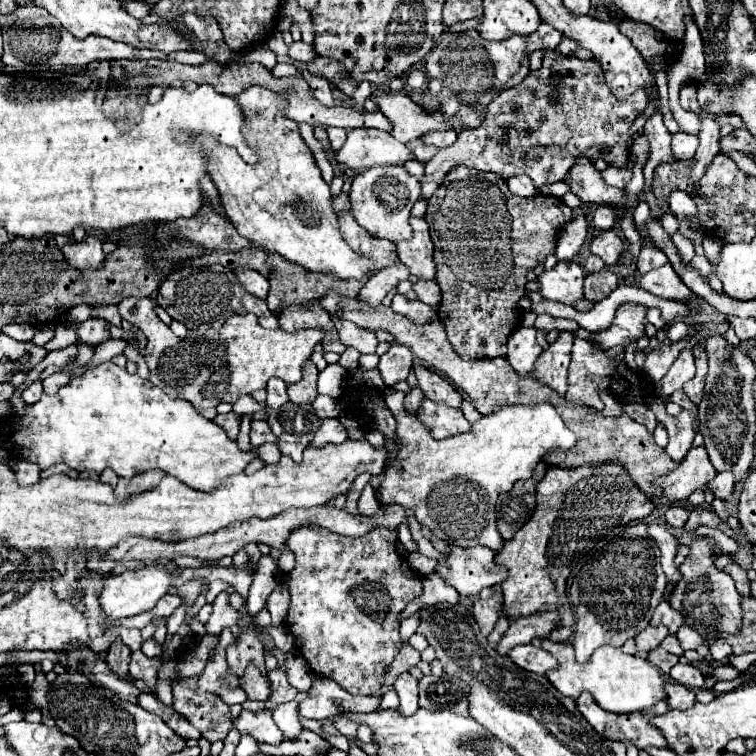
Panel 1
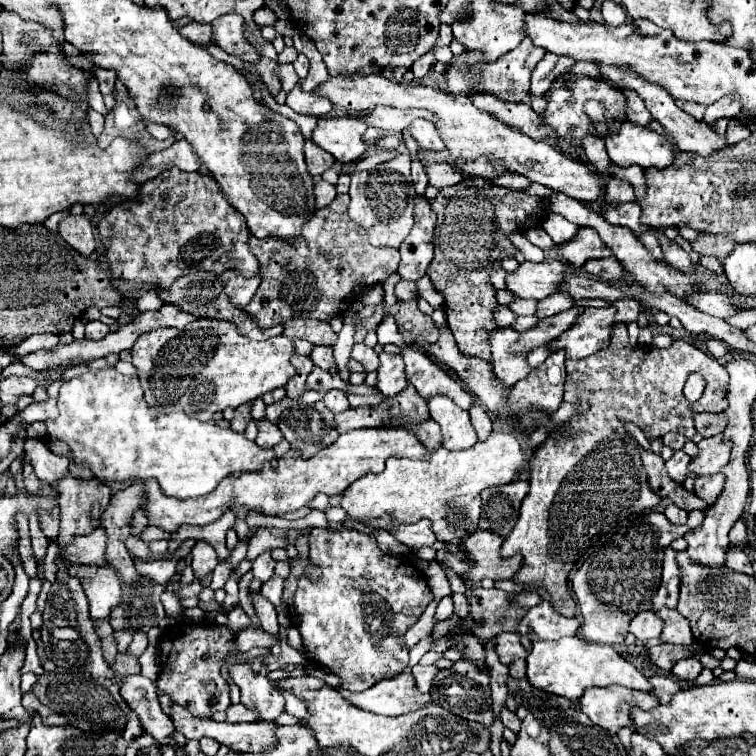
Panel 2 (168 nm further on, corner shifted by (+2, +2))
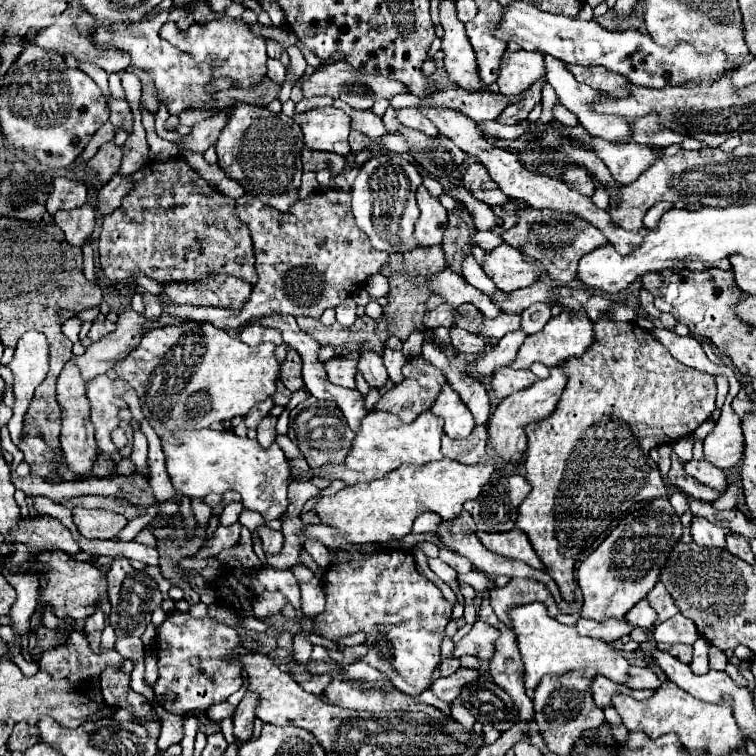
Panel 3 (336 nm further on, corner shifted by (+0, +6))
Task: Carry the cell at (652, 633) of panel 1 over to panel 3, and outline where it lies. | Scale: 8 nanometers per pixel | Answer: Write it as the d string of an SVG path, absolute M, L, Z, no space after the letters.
M643 599L639 601L627 615L625 619L633 625L633 627L641 627L645 631L651 631L655 627L655 619L657 619L657 613L653 611L653 607Z

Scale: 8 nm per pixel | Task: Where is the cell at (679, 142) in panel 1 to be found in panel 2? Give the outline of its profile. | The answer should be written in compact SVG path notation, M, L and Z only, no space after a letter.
M593 99L587 101L587 103L585 103L585 113L587 113L587 117L591 119L591 123L593 123L593 127L595 127L595 135L597 135L599 139L603 139L609 159L611 159L615 165L619 165L619 167L639 165L641 169L649 169L649 167L663 169L663 167L667 167L667 165L673 161L673 155L677 153L677 151L671 151L669 141L667 141L663 135L659 135L659 133L655 133L655 131L651 131L651 129L643 127L643 125L631 123L629 119L625 119L625 121L621 123L619 131L611 131L611 129L605 125L605 107L603 107L603 103L599 103L599 101L593 101Z

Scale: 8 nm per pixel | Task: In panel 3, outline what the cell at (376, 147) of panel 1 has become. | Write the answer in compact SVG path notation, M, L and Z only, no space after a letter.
M317 107L293 117L303 131L303 141L313 151L331 151L349 155L351 119L345 111L335 107Z

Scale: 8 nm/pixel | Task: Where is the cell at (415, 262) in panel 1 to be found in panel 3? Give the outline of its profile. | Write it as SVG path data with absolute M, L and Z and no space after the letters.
M423 185L417 189L417 203L421 209L421 217L415 225L417 247L431 247L441 243L443 229L447 225L447 209Z

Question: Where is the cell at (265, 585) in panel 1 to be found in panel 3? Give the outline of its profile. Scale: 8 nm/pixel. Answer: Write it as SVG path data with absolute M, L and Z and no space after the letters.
M265 525L259 527L259 535L261 535L261 543L263 543L263 551L265 555L277 555L283 549L283 533L281 531L271 531Z

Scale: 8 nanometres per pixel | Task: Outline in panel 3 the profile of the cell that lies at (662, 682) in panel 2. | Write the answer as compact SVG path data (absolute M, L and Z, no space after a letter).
M633 665L629 669L629 675L631 675L631 679L627 685L631 689L653 689L653 691L657 691L661 687L661 679L649 667Z

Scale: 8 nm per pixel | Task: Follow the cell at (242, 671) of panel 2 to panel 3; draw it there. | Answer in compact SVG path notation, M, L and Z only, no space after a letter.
M245 693L243 701L237 705L237 711L235 711L235 717L233 717L233 733L235 733L235 739L237 743L241 741L247 741L253 733L253 721L257 719L255 715L255 709L259 705L259 697L255 697L255 693Z

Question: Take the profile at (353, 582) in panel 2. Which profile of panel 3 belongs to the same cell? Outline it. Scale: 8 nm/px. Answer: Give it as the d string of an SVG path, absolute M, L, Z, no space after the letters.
M375 551L353 561L331 565L325 575L325 597L325 611L313 617L313 629L319 635L337 641L363 631L367 635L363 643L367 655L359 661L385 673L407 695L419 695L427 689L439 665L439 645L453 607L441 597L437 585L415 569L411 551Z

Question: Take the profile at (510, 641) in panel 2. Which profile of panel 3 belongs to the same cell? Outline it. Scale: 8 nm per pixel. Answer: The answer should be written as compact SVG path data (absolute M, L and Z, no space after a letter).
M477 619L469 635L465 635L457 645L453 655L463 657L463 655L475 655L481 659L491 659L495 653L495 641L499 639L499 631L485 621Z

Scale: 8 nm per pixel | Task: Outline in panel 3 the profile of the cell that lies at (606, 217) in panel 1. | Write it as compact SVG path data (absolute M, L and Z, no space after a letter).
M593 139L593 149L601 157L601 161L609 167L615 181L619 181L621 185L633 183L657 159L657 155L651 153L647 145L639 143L619 145Z

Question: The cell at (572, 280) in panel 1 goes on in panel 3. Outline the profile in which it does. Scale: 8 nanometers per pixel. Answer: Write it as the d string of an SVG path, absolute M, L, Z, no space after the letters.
M501 245L487 253L483 261L483 271L505 293L529 287L539 279L533 261L527 261L523 253L511 245Z

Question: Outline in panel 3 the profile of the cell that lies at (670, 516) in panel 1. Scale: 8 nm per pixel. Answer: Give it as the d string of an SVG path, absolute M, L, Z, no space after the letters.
M675 491L675 493L671 493L669 501L671 501L671 505L673 505L673 509L675 509L675 513L677 513L677 515L683 515L685 511L689 511L689 505L687 505L687 495L685 495L685 493Z

